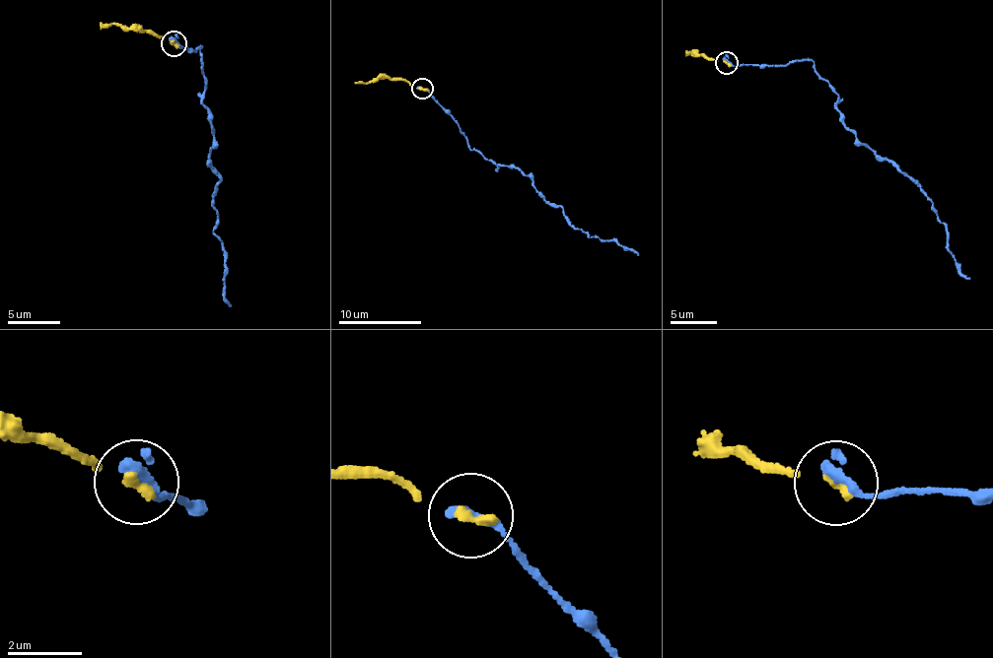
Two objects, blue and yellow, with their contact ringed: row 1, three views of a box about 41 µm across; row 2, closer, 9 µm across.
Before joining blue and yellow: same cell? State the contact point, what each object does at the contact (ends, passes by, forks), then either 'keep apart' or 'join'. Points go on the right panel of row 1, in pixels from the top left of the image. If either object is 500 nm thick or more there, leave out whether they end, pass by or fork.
place (726, 63); blue ends; yellow ends; keep apart

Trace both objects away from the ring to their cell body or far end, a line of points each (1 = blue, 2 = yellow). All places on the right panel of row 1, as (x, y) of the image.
1: (726, 63), (814, 62), (839, 97), (841, 123), (933, 201), (947, 249), (970, 279)
2: (726, 63), (691, 54), (693, 50), (686, 55)

